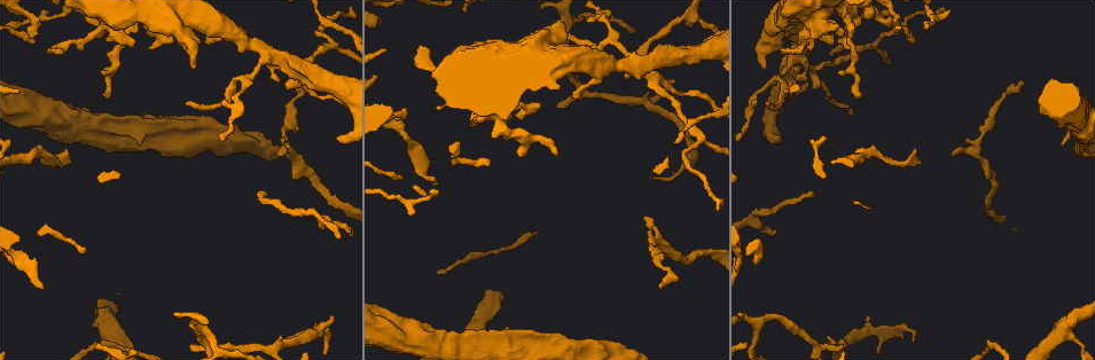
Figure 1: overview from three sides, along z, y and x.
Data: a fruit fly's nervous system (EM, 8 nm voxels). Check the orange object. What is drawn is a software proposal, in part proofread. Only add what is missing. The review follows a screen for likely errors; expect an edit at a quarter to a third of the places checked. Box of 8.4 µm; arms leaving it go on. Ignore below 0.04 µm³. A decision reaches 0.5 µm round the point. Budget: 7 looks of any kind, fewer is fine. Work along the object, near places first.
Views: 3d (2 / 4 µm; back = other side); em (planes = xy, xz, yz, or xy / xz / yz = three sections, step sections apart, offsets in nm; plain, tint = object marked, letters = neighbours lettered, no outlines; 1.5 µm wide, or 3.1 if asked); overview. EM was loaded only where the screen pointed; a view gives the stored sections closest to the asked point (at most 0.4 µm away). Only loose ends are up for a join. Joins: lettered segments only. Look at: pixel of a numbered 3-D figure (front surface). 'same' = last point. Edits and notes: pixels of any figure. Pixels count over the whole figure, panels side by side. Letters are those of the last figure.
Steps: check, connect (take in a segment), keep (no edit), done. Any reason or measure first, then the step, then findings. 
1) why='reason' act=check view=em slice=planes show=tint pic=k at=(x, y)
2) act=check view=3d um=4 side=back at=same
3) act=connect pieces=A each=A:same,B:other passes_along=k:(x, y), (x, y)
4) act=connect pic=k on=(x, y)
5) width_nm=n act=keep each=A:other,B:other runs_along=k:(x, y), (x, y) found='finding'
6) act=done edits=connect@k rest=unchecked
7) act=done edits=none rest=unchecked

act=check view=em slice=planes show=letters pic=1 at=(765, 104)

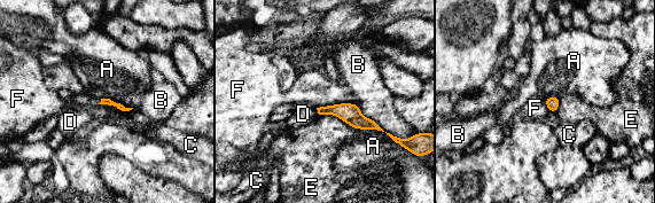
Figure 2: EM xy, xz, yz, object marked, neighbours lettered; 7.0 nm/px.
act=keep each=A:other,B:other,C:other,D:other,E:other,F:other runs_along=2:(320, 110), (343, 110), (374, 126) found='no lettered segment goes on from it'

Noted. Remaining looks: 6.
why='free end' act=check view=3d um=2 pic=1 at=(559, 153)

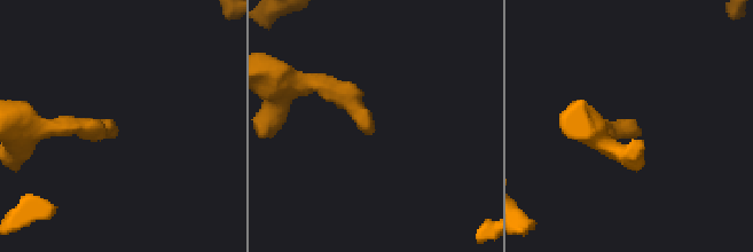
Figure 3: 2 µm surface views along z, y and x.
act=check view=em slice=planes show=letters pic=3 at=(117, 135)

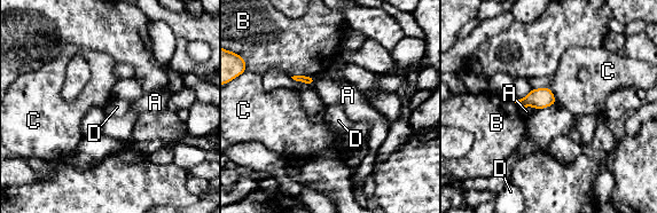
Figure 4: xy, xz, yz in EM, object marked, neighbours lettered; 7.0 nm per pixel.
act=keep each=A:other,B:other,C:other,D:other found='no lettered segment goes on from it'

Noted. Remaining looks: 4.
why='free end' act=check view=em slice=planes show=letters pic=1 at=(1022, 82)

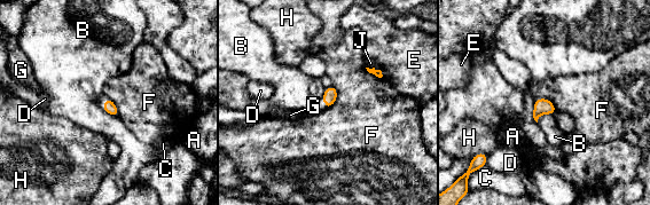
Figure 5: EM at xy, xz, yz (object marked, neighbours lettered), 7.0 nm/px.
width_nm=90 act=keep each=A:other,B:other,C:other,D:other,E:other,F:other,G:other,H:other,J:other border=5:(333, 85), (336, 100), (326, 109) found='no lettered segment goes on from it'

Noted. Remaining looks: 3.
act=done edits=none rest=unchecked

